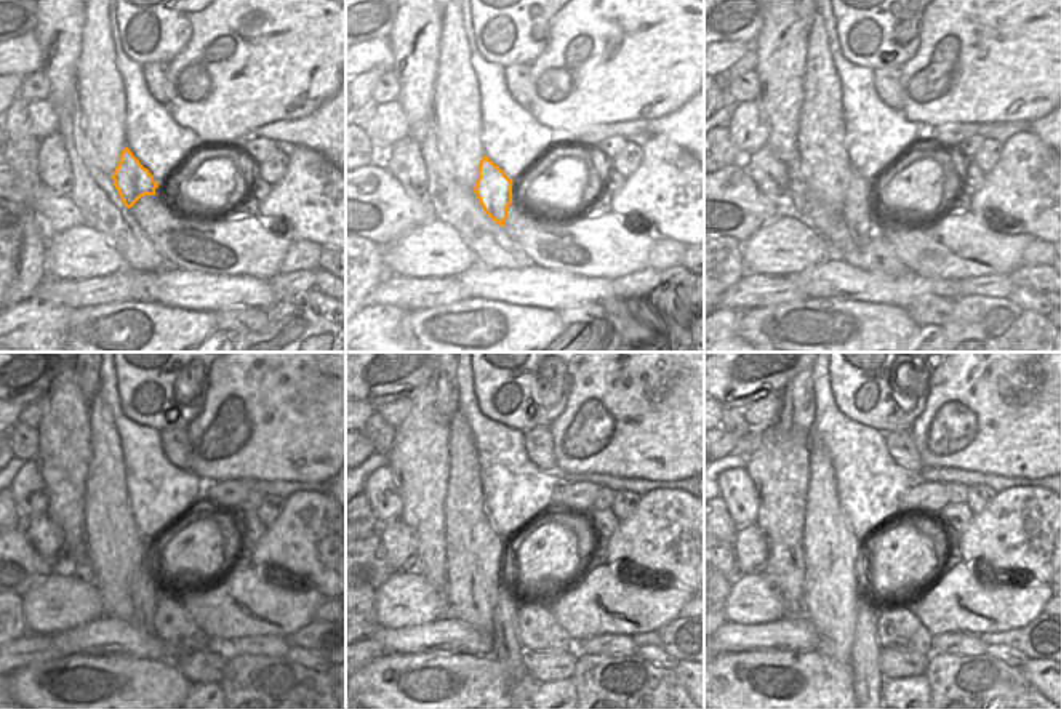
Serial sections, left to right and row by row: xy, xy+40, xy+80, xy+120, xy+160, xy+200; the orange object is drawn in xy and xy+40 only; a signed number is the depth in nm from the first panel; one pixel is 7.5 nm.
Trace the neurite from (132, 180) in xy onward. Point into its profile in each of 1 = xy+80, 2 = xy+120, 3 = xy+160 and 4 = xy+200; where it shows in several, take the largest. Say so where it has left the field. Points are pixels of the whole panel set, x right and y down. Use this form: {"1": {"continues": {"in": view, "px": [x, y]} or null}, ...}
{"1": {"continues": {"in": "xy+80", "px": [856, 212]}}, "2": {"continues": {"in": "xy+120", "px": [143, 588]}}, "3": {"continues": {"in": "xy+160", "px": [508, 650]}}, "4": {"continues": {"in": "xy+200", "px": [868, 677]}}}

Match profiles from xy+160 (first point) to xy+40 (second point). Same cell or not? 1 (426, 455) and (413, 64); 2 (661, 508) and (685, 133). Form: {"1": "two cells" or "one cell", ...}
{"1": "one cell", "2": "two cells"}

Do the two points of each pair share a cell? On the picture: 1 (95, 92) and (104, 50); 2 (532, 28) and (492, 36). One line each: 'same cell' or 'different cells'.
1: same cell
2: same cell

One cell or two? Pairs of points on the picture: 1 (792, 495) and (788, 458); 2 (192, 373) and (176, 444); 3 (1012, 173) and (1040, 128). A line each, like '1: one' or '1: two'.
1: one
2: two
3: two

